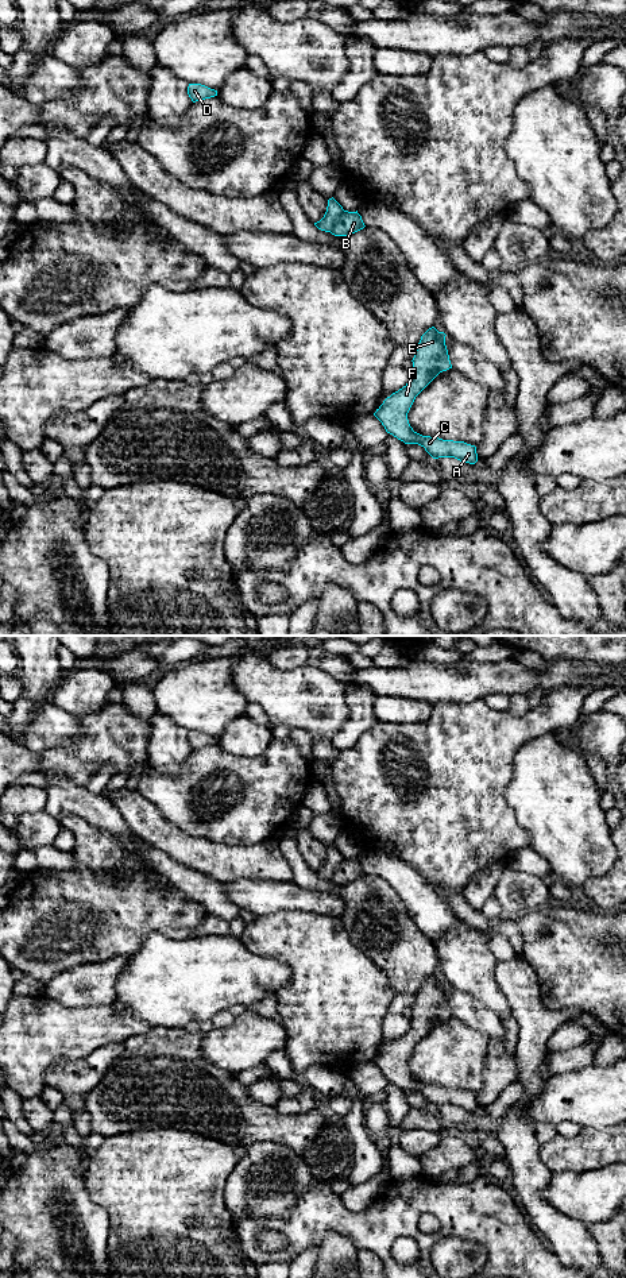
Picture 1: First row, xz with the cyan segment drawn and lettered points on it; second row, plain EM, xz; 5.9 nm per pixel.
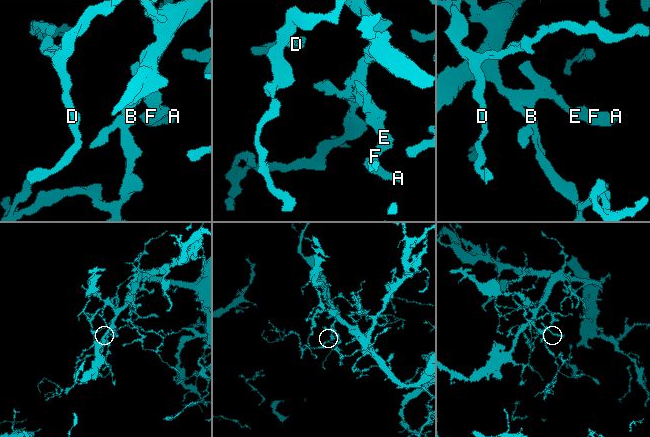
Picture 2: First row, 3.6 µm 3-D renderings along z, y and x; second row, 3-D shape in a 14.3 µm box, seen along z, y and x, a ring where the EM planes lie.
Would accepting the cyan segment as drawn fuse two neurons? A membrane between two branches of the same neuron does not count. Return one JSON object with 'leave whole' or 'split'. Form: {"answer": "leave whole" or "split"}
{"answer": "leave whole"}

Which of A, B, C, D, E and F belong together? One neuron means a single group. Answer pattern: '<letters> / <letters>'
A B C D E F

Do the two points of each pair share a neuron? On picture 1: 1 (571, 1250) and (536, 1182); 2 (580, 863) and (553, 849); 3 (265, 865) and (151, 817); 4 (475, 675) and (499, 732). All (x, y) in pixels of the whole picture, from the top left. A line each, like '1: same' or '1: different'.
1: same
2: same
3: same
4: different

